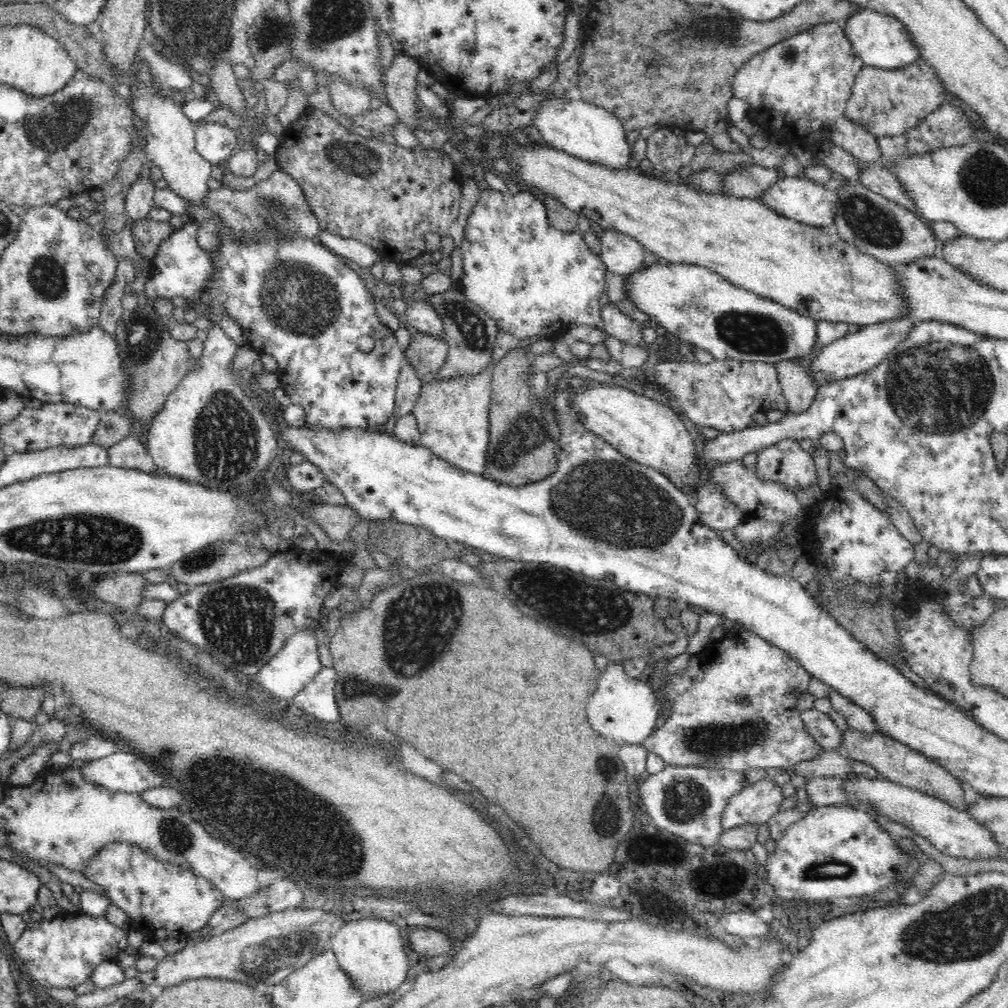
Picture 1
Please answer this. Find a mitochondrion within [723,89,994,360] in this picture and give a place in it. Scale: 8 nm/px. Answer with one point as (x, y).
(867, 221)

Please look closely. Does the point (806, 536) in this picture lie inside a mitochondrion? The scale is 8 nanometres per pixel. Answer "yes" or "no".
no

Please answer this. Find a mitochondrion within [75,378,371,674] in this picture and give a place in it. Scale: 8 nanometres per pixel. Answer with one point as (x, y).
(237, 621)

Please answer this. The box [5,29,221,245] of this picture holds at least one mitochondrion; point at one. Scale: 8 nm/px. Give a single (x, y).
(54, 127)

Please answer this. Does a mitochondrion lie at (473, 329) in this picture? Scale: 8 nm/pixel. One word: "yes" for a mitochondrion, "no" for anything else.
yes

